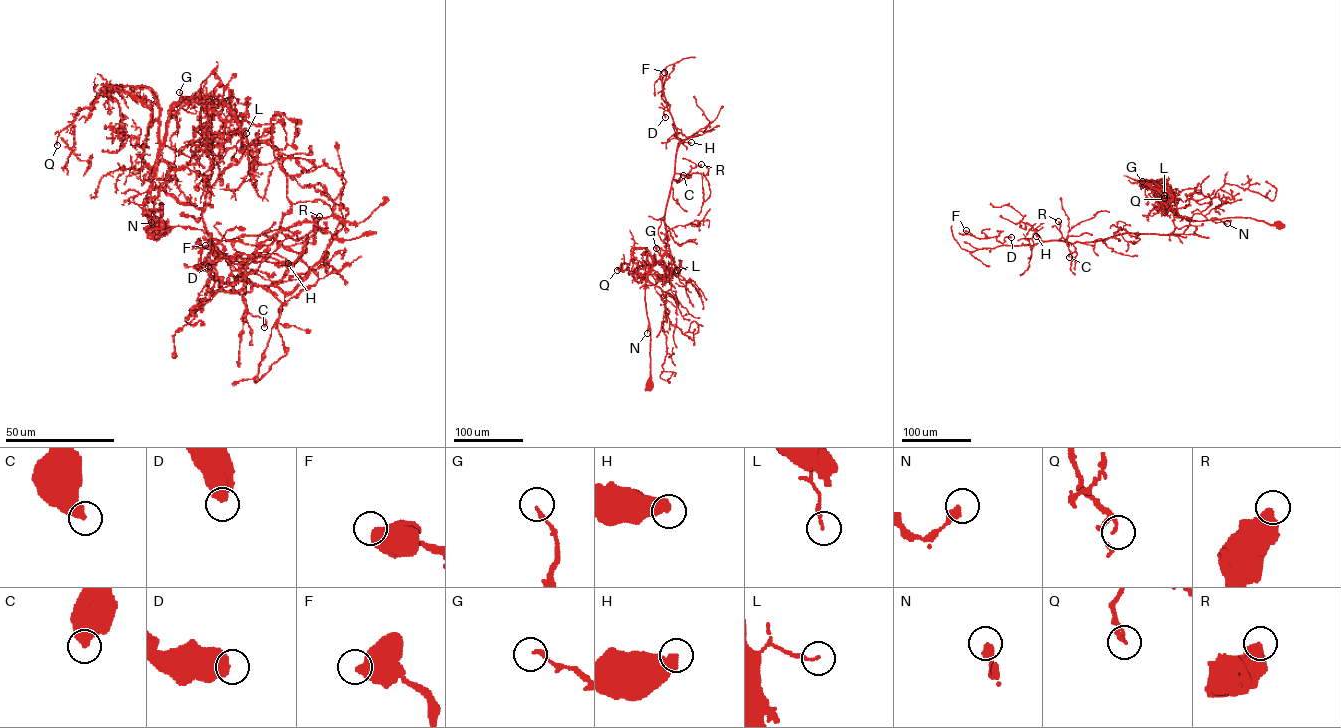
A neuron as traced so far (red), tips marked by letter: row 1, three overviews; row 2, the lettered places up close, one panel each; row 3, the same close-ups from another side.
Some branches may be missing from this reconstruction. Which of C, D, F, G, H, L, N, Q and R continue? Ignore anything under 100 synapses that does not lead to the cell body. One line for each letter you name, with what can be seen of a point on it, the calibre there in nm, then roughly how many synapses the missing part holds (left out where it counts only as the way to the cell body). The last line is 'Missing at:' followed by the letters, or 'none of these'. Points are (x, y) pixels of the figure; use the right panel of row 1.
Missing at: none of these

